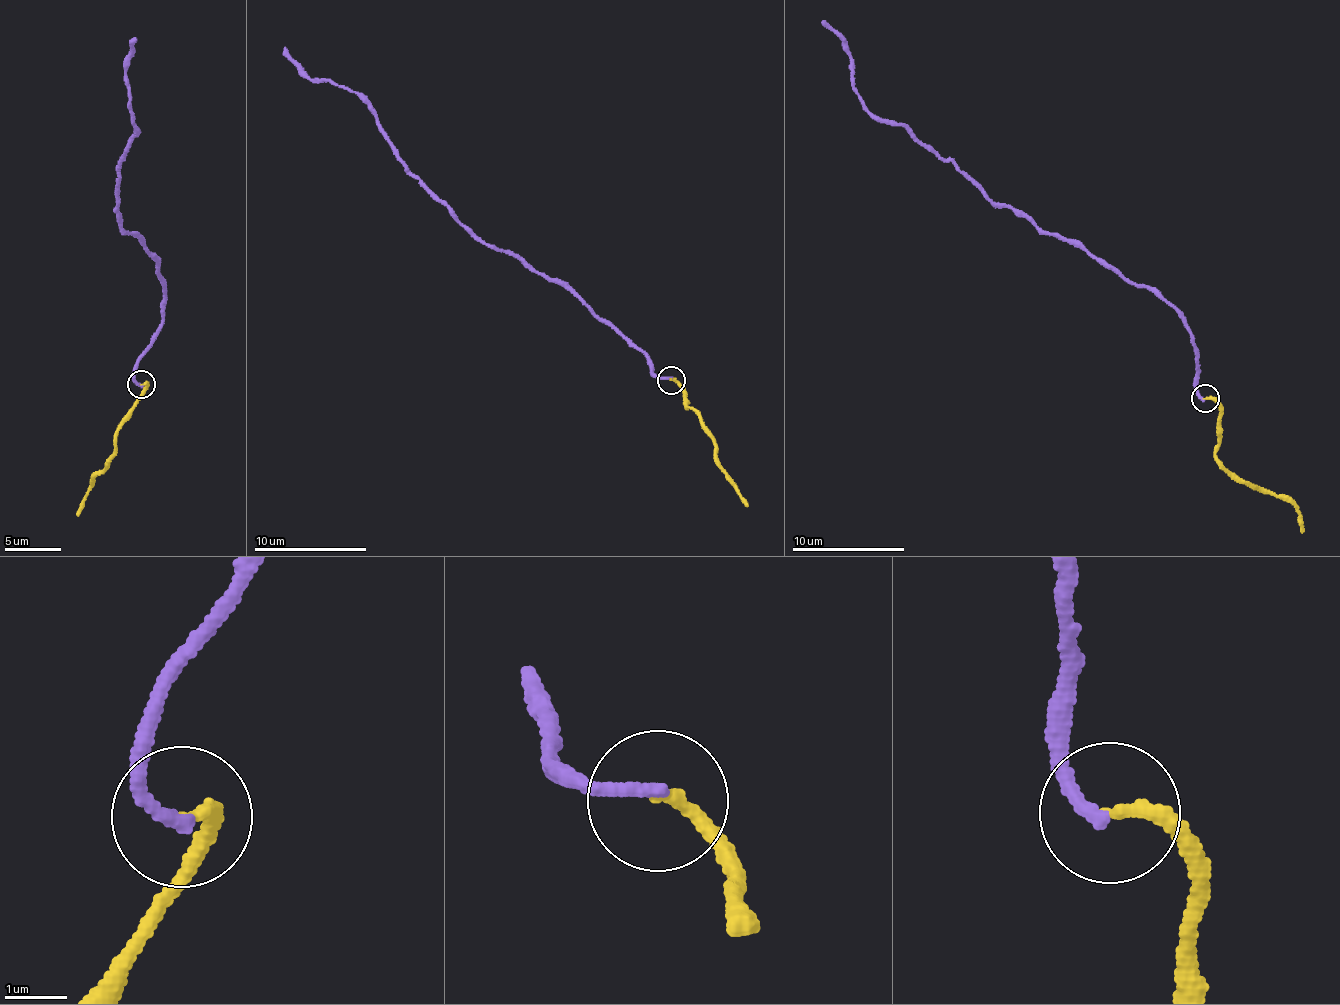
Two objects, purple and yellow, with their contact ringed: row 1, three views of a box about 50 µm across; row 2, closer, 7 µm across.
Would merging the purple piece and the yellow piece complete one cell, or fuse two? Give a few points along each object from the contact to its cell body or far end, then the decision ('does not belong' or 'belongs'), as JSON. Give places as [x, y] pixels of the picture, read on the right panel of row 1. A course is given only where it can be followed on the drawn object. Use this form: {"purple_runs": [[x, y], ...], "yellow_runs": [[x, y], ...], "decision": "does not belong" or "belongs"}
{"purple_runs": [[1203, 398], [1192, 337], [1179, 312], [994, 201], [904, 127], [864, 107], [851, 53], [820, 23]], "yellow_runs": [[1205, 397], [1218, 406], [1216, 457], [1247, 482], [1268, 489], [1291, 503], [1302, 533]], "decision": "belongs"}

